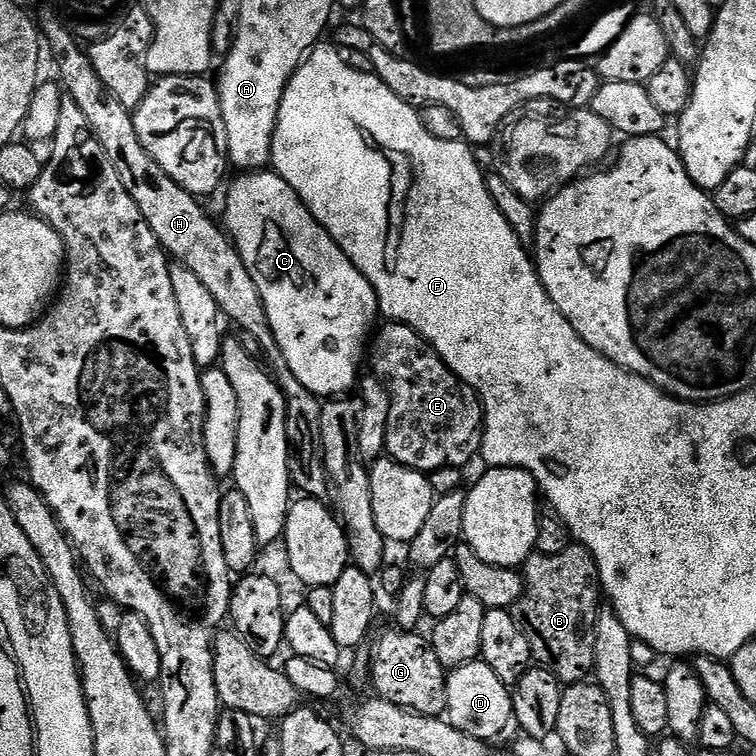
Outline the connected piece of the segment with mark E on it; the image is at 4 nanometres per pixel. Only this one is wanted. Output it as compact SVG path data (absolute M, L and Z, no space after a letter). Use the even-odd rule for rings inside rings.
M395 322L385 323L385 328L375 333L370 344L371 371L381 380L392 398L390 422L386 426L386 452L402 466L425 474L439 468L463 469L472 459L477 459L480 444L484 441L484 406L476 389L460 380L438 355L410 326Z

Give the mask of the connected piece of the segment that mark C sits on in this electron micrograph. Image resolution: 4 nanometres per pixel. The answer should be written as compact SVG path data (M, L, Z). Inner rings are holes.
M257 170L247 174L237 175L237 180L232 185L229 183L228 201L224 204L224 220L223 227L226 229L231 241L236 245L236 249L240 252L242 262L246 262L246 270L250 270L250 278L254 278L254 286L258 286L258 294L262 294L262 306L266 306L266 318L270 322L270 330L274 334L274 338L278 342L278 346L282 350L282 354L286 358L290 370L294 374L294 378L298 378L298 382L302 382L302 386L306 386L306 390L310 390L321 398L340 398L357 387L358 381L361 379L360 363L365 363L366 349L370 344L370 337L373 335L374 327L372 323L378 320L380 316L380 303L376 297L374 286L370 286L370 282L358 270L358 266L354 266L354 262L350 262L350 258L346 258L346 254L342 254L342 250L334 242L334 238L330 238L330 234L324 227L313 218L310 210L306 210L306 206L298 198L298 194L294 194L294 190L290 190L290 186L285 182L274 170Z

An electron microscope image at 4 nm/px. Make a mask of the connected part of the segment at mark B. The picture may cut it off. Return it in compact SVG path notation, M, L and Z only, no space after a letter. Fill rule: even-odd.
M575 542L562 554L533 551L522 566L522 575L524 593L510 611L522 634L526 634L526 642L530 642L533 661L550 670L561 685L587 681L593 675L596 616L602 607L600 575L594 558Z

